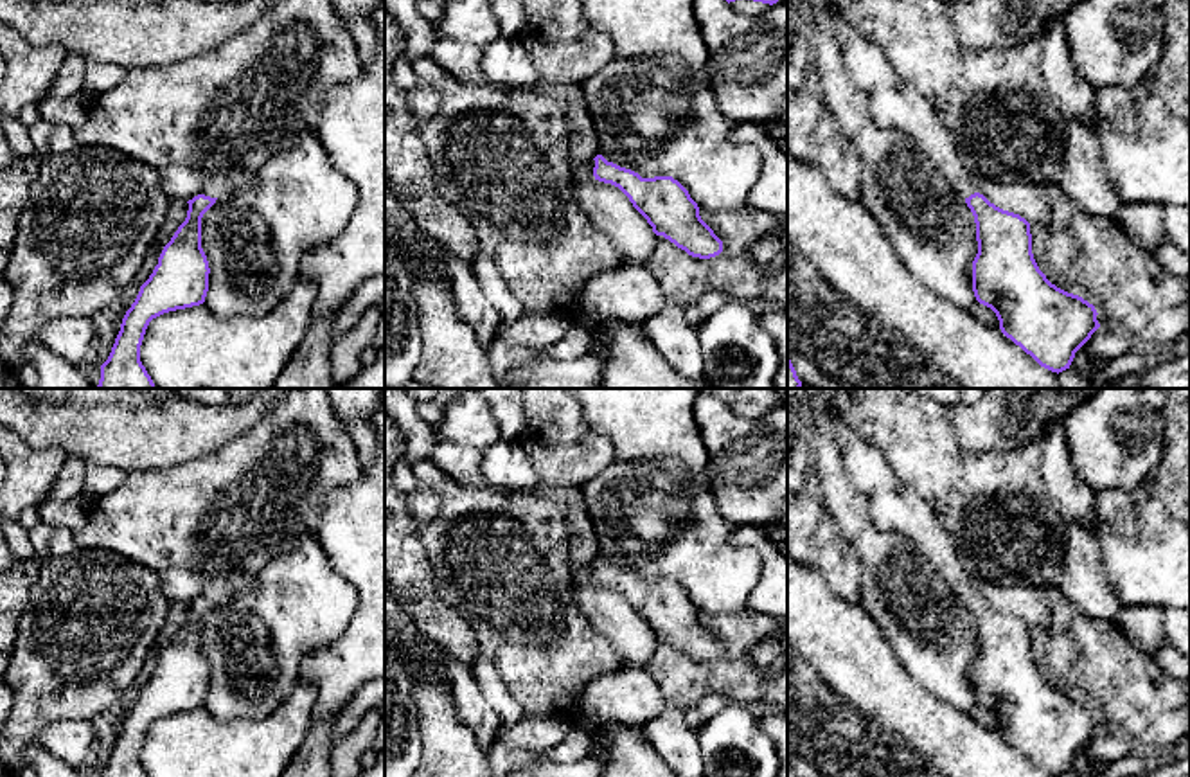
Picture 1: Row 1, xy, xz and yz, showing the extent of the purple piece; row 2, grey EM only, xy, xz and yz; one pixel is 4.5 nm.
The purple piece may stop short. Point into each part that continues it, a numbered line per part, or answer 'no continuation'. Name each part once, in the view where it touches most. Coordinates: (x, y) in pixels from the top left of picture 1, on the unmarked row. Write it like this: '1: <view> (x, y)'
1: xy (216, 587)

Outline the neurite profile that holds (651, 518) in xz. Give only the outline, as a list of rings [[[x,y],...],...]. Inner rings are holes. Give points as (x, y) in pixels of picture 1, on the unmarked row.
[[[676,457],[635,459],[613,462],[581,487],[590,520],[599,540],[599,558],[608,565],[638,576],[642,581],[672,579],[697,606],[699,612],[717,615],[733,613],[748,604],[759,581],[762,561],[755,549],[733,541],[730,525],[710,487],[696,482]]]

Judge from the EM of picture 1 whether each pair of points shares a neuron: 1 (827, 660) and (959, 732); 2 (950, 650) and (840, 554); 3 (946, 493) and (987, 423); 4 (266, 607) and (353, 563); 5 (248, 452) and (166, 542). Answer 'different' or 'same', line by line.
1: same
2: different
3: different
4: different
5: same

